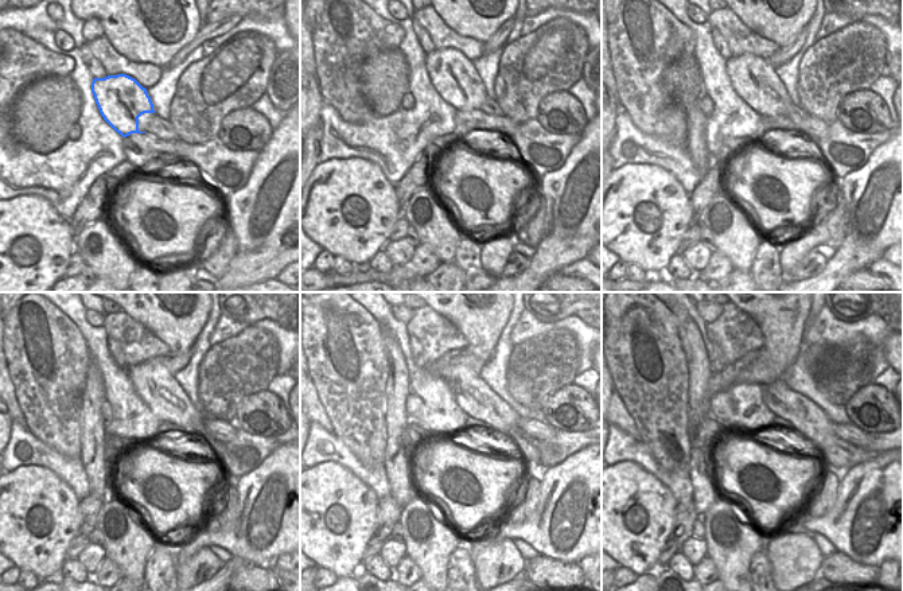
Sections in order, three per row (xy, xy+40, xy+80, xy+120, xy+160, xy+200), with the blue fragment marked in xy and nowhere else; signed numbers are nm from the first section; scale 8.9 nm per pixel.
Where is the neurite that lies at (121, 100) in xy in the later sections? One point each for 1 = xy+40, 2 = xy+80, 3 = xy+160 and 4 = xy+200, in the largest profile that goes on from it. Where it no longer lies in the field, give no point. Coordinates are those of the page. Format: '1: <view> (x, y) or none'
1: xy+40 (456, 85)
2: xy+80 (752, 78)
3: xy+160 (473, 395)
4: xy+200 (810, 423)

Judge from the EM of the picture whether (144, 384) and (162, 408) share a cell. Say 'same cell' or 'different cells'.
same cell

